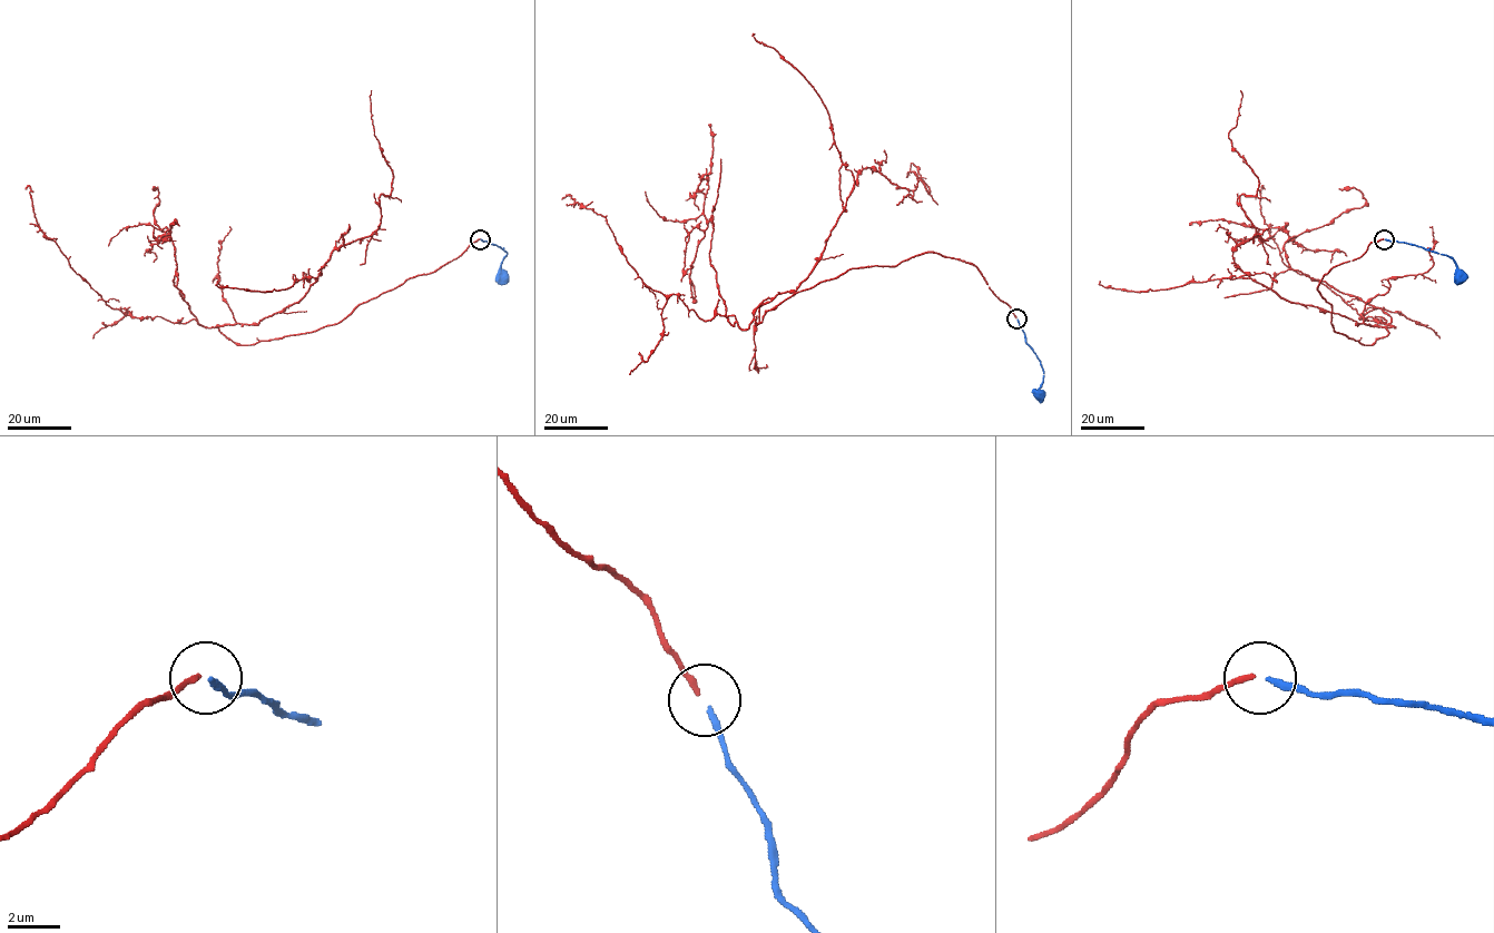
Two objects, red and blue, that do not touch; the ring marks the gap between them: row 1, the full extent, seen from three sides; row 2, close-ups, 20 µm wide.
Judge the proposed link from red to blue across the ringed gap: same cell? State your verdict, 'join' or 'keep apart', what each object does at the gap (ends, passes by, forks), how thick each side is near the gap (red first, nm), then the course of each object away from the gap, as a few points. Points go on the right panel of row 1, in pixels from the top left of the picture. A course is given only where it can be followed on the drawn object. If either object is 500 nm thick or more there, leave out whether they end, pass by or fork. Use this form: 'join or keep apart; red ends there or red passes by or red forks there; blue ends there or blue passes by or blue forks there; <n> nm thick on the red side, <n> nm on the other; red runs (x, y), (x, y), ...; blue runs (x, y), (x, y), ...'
join; red ends there; blue ends there; 200 nm thick on the red side, 240 nm on the other; red runs (1384, 238), (1318, 285), (1336, 332), (1372, 345), (1384, 327), (1235, 263), (1258, 179), (1228, 137), (1240, 90); blue runs (1384, 239), (1446, 255), (1456, 267), (1458, 284)

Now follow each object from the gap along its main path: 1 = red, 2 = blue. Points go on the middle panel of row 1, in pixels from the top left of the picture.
1: (1016, 318), (974, 266), (927, 253), (754, 318), (809, 274), (863, 169), (930, 192), (907, 175)
2: (1018, 318), (1025, 342), (1043, 373), (1037, 391), (1041, 393)

